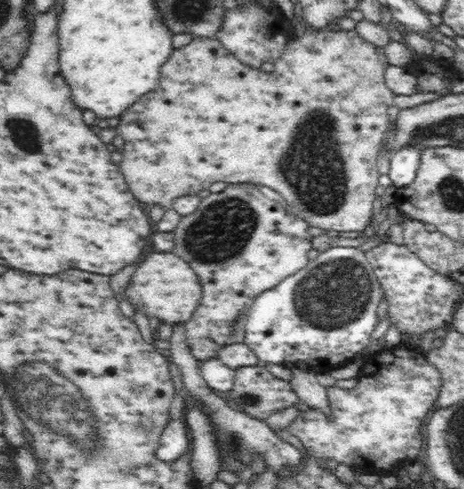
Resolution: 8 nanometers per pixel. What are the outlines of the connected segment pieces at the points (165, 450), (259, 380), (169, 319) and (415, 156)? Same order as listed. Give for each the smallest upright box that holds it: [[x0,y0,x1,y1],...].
[[156,420,191,462],[229,364,299,421],[124,252,202,326],[388,146,422,186]]

